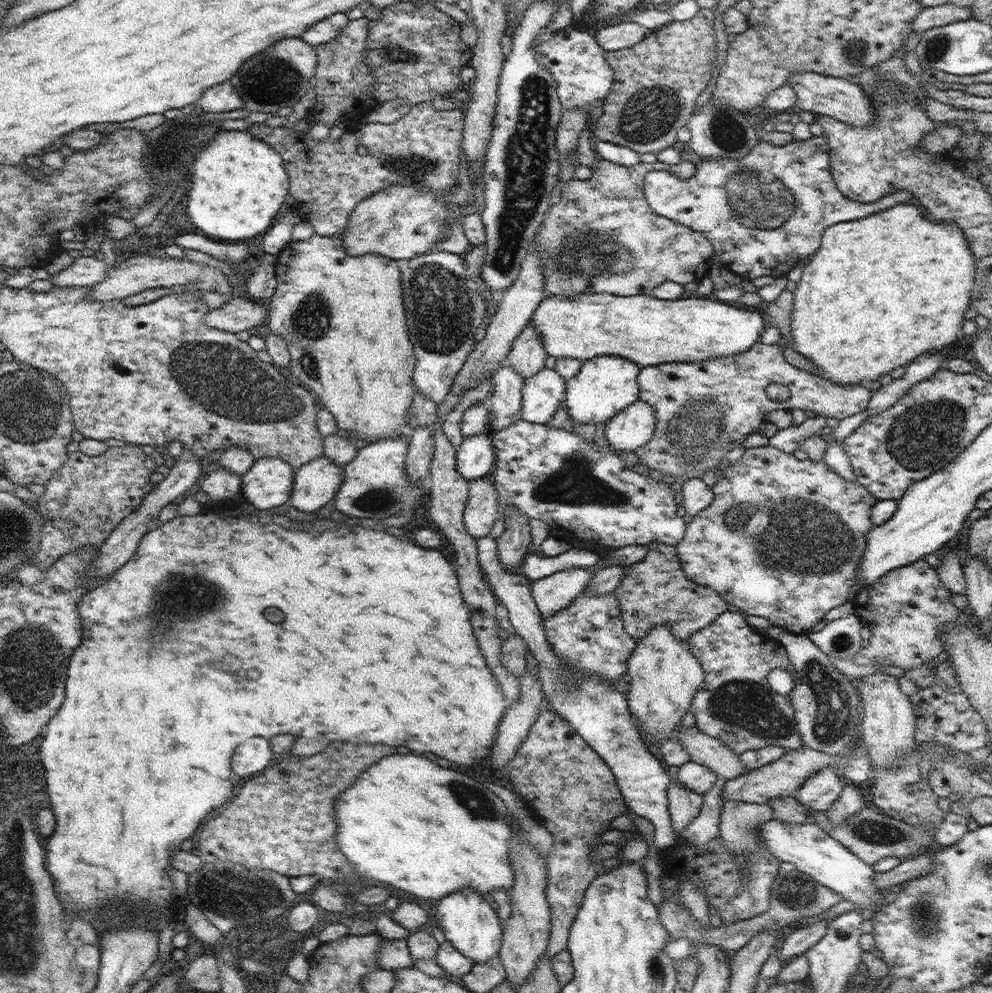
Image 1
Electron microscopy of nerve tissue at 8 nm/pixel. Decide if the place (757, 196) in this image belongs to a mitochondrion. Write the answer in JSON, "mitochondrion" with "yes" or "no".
{"mitochondrion":"yes"}

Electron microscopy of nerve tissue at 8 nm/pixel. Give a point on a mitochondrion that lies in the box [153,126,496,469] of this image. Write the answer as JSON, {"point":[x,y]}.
{"point":[219,378]}

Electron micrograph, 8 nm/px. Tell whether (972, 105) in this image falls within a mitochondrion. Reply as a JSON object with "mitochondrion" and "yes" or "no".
{"mitochondrion":"no"}

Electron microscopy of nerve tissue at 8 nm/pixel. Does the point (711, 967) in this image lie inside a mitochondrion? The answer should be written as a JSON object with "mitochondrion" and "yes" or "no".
{"mitochondrion":"no"}

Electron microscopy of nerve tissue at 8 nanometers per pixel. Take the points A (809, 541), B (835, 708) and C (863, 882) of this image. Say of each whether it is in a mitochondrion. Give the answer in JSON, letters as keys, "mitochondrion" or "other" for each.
{"A":"mitochondrion","B":"mitochondrion","C":"other"}

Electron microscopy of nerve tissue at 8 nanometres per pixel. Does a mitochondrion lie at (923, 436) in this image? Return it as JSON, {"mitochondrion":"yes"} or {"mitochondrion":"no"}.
{"mitochondrion":"yes"}

